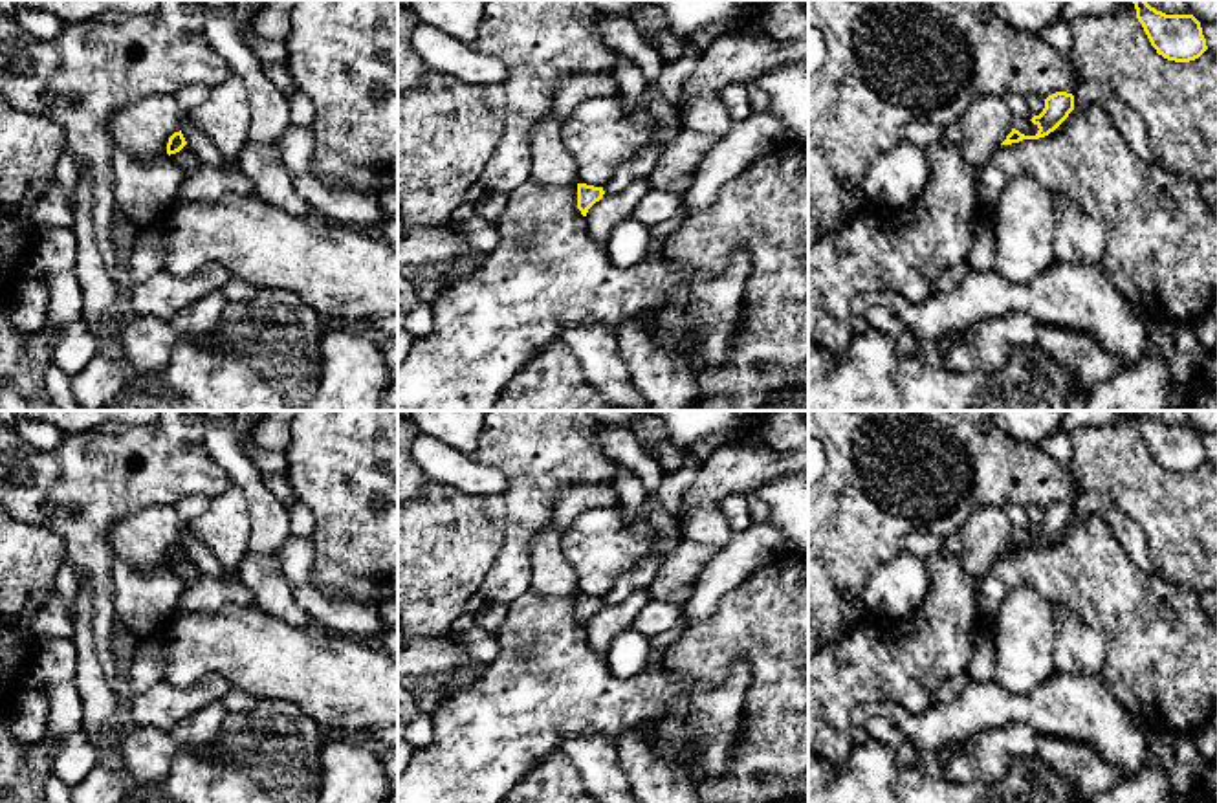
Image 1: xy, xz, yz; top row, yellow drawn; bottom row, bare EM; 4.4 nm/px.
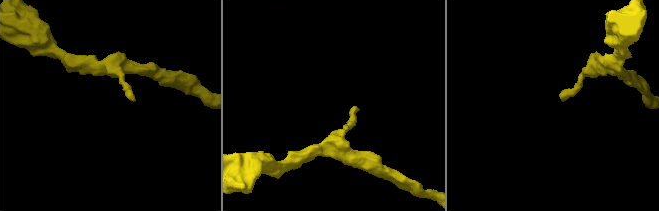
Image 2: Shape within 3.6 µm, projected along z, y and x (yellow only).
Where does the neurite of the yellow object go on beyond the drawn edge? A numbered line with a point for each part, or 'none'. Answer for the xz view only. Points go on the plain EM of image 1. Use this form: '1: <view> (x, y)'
none

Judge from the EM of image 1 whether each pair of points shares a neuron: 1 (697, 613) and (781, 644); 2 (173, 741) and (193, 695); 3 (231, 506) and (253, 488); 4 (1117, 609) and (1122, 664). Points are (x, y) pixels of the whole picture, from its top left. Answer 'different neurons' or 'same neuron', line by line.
1: different neurons
2: different neurons
3: different neurons
4: same neuron

